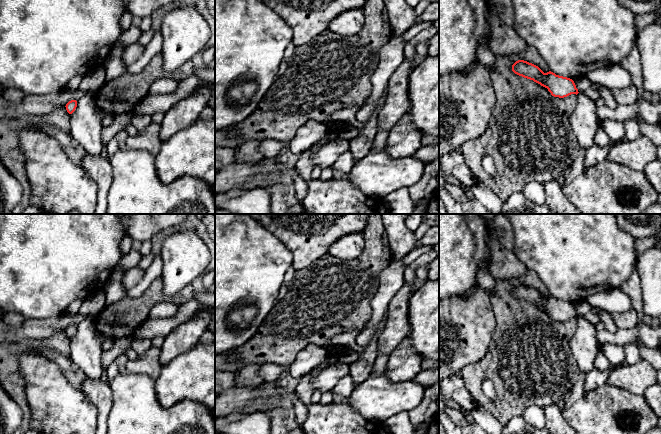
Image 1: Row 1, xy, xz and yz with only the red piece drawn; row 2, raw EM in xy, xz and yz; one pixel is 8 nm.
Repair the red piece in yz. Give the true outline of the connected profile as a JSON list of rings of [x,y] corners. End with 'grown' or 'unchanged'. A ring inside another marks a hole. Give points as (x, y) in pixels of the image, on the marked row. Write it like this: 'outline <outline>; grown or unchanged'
outline [[[524,60],[516,61],[512,65],[512,71],[547,88],[554,97],[564,98],[579,93],[572,79],[556,75],[551,71],[544,73],[538,66]]]; unchanged

